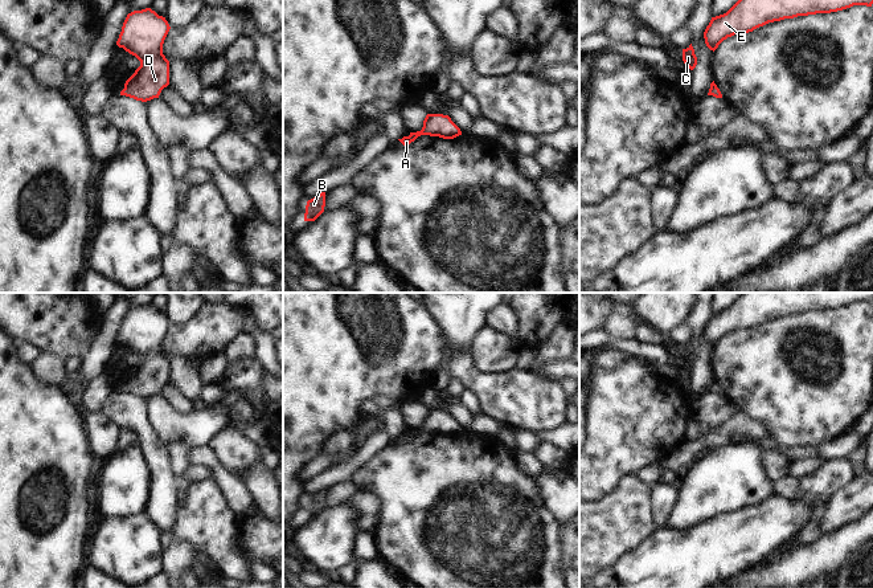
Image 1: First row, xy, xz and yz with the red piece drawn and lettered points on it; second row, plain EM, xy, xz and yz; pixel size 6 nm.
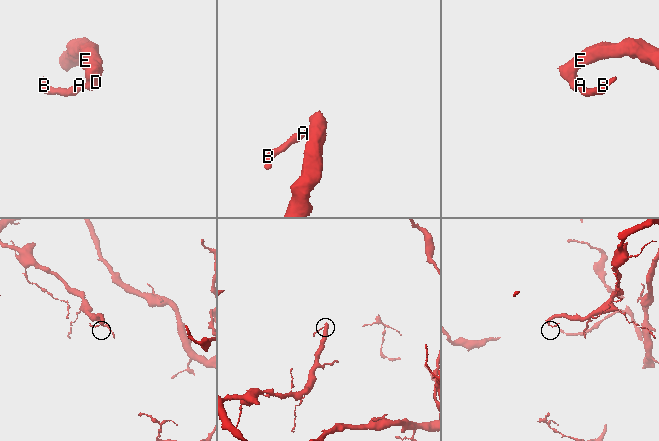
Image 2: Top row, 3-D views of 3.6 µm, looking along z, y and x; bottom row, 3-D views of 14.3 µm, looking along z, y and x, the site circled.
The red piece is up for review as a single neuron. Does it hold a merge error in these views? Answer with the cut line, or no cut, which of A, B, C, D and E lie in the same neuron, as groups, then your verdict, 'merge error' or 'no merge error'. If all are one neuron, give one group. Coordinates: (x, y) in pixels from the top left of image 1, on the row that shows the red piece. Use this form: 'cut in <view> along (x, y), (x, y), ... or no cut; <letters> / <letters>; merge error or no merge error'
no cut; A B C D E; no merge error

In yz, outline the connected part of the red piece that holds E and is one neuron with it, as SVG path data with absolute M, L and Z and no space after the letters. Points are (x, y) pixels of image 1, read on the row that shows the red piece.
M738 0L726 13L712 17L704 38L714 52L728 37L746 34L769 23L872 4L873 0Z

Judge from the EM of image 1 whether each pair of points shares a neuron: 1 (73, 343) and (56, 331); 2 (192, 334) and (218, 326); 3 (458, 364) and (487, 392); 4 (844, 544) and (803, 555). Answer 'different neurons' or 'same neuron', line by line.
1: same neuron
2: same neuron
3: same neuron
4: same neuron

